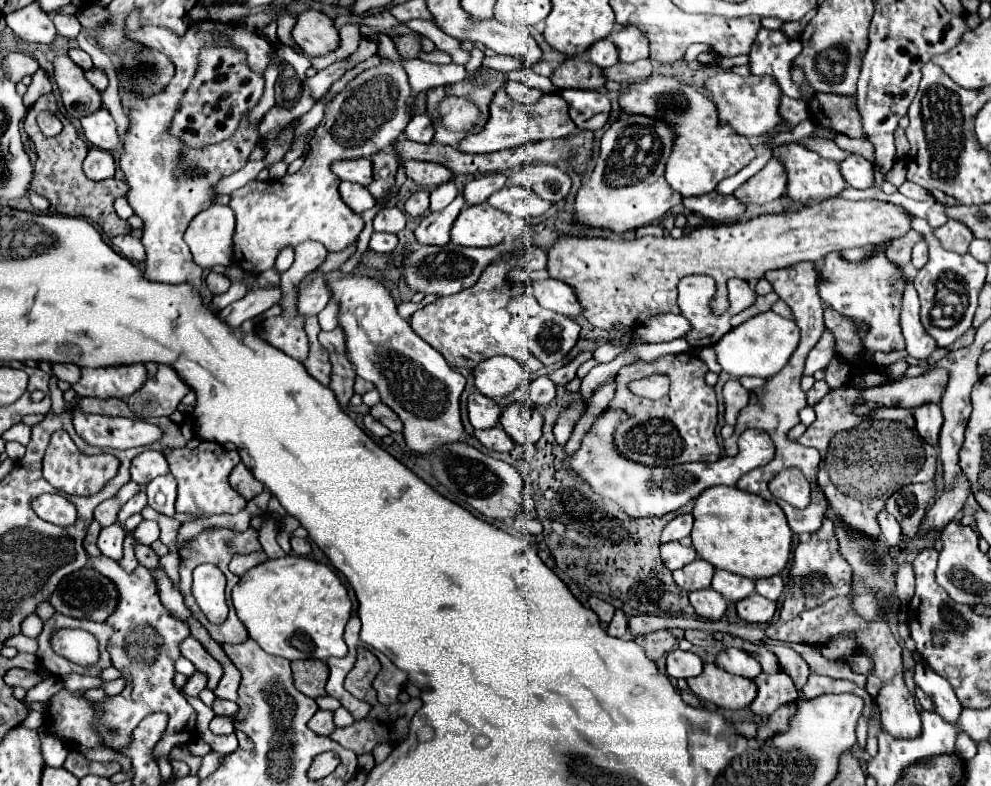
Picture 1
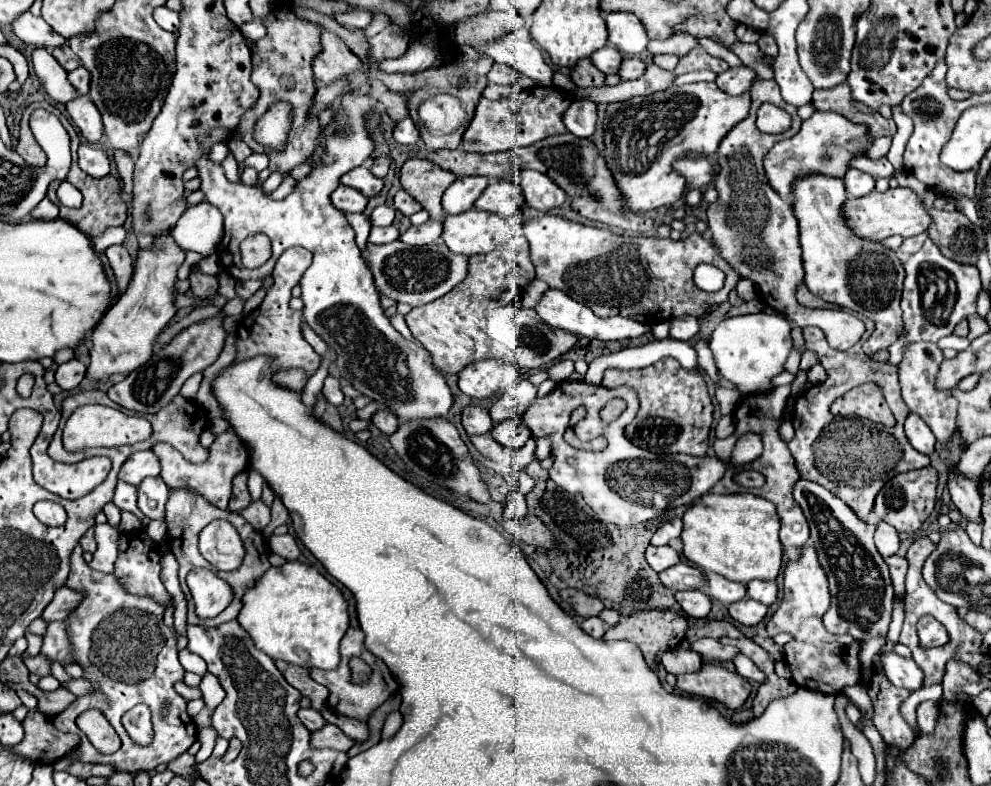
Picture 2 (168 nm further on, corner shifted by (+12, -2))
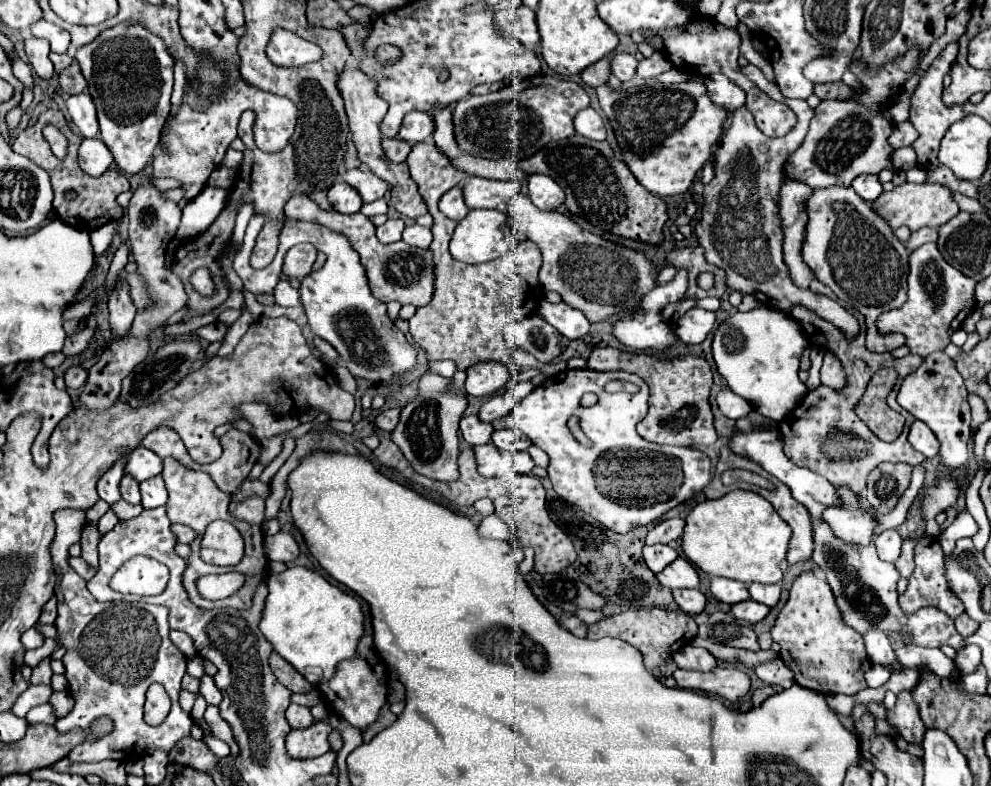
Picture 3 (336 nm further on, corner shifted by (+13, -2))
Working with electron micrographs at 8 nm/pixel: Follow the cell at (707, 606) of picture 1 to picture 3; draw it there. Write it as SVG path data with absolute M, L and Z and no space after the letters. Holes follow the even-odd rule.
M675 589L673 597L675 597L677 605L681 607L681 611L685 611L689 615L703 613L703 609L705 609L705 595L699 589Z

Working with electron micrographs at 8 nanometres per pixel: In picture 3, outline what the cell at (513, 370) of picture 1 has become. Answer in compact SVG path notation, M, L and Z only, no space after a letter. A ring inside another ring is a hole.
M481 361L467 369L465 391L473 397L489 397L499 391L509 379L507 367L495 361Z

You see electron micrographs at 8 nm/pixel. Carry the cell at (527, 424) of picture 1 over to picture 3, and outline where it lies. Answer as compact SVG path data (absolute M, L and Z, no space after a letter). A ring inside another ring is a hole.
M499 429L493 433L493 443L499 451L525 451L531 441L521 431L513 429Z

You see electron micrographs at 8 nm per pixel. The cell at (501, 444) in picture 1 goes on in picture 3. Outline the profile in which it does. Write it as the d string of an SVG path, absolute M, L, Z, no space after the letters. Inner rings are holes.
M493 443L477 445L473 451L475 451L477 465L479 465L479 473L483 477L493 477L495 475L495 465L501 461L501 451Z

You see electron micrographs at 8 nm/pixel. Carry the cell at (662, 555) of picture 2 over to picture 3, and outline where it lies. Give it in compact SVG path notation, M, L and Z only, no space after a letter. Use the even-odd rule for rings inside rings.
M645 545L643 549L643 559L653 573L659 573L661 569L665 569L669 563L673 563L675 557L677 557L677 551L669 545L651 545L651 547Z

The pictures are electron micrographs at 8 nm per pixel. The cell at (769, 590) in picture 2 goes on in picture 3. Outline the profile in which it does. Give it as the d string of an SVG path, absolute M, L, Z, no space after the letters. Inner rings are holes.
M751 583L751 585L749 585L749 593L751 593L751 599L753 599L753 601L765 603L767 607L773 607L773 605L777 605L777 601L779 601L781 587L779 587L779 585Z

